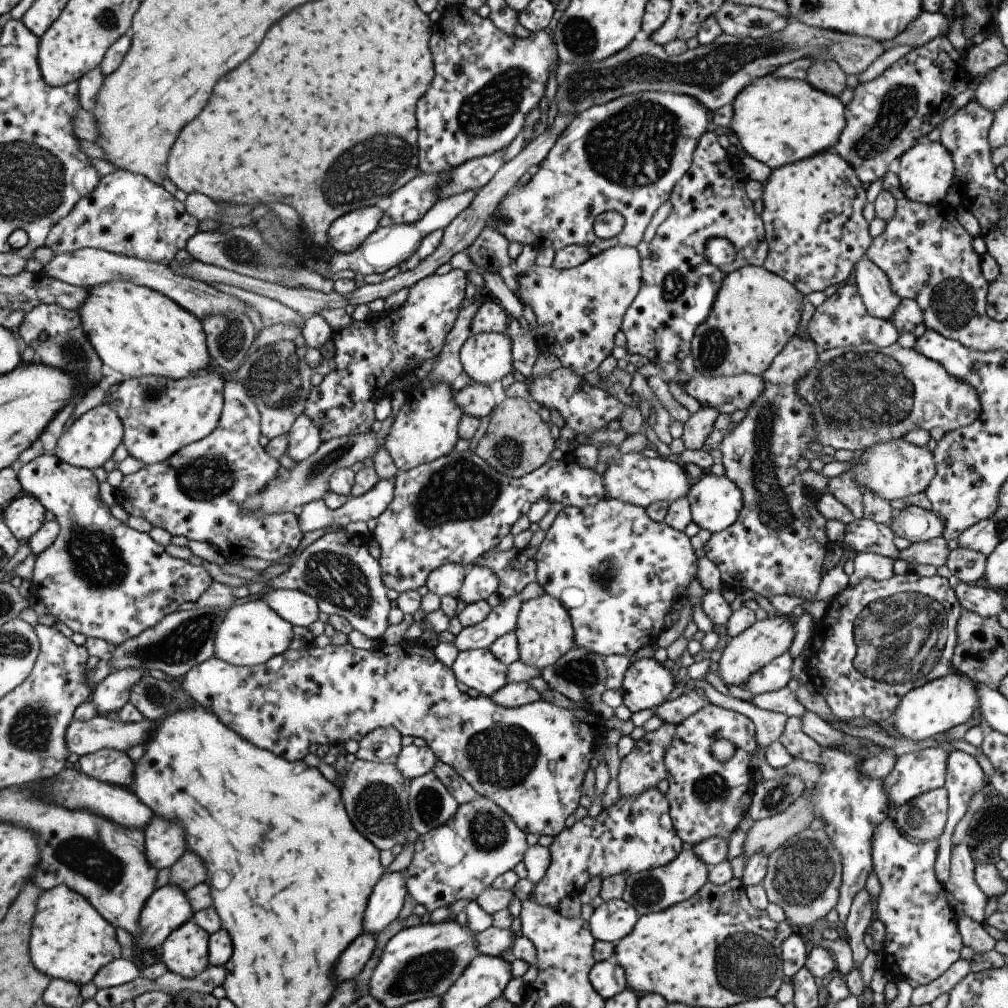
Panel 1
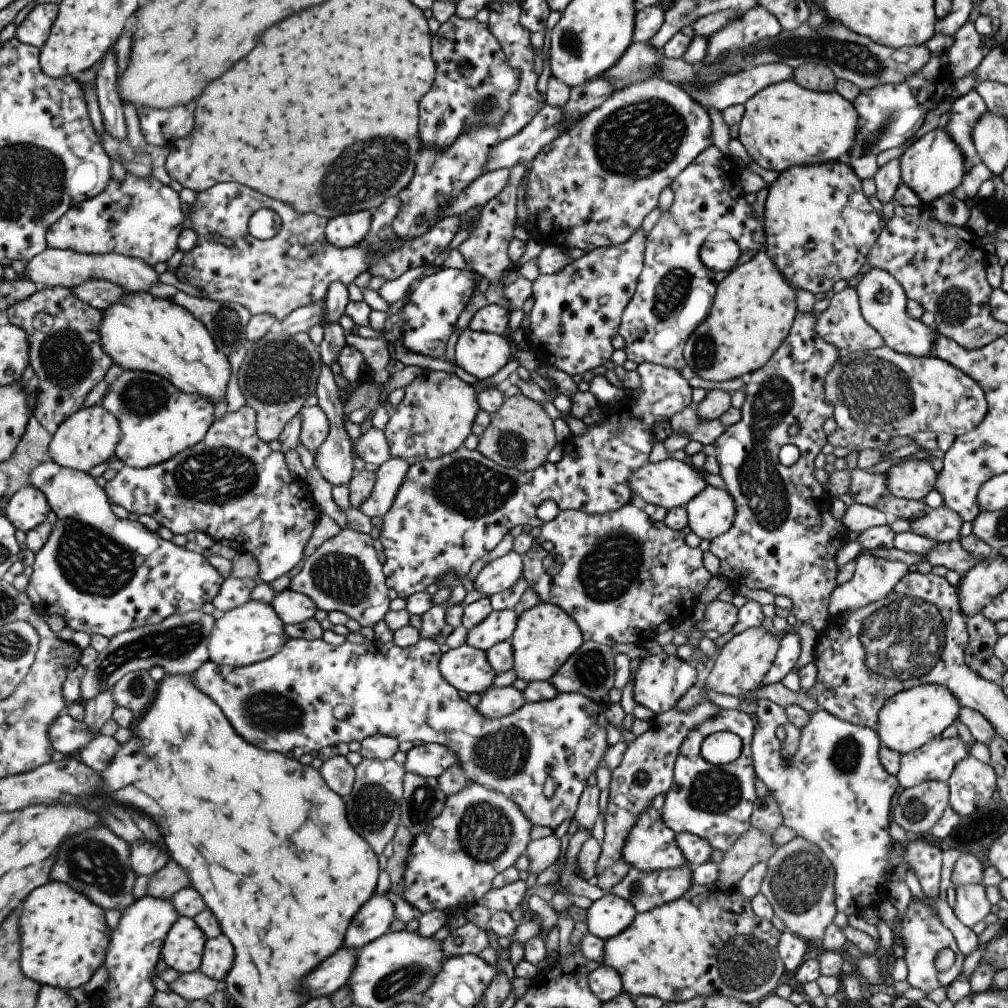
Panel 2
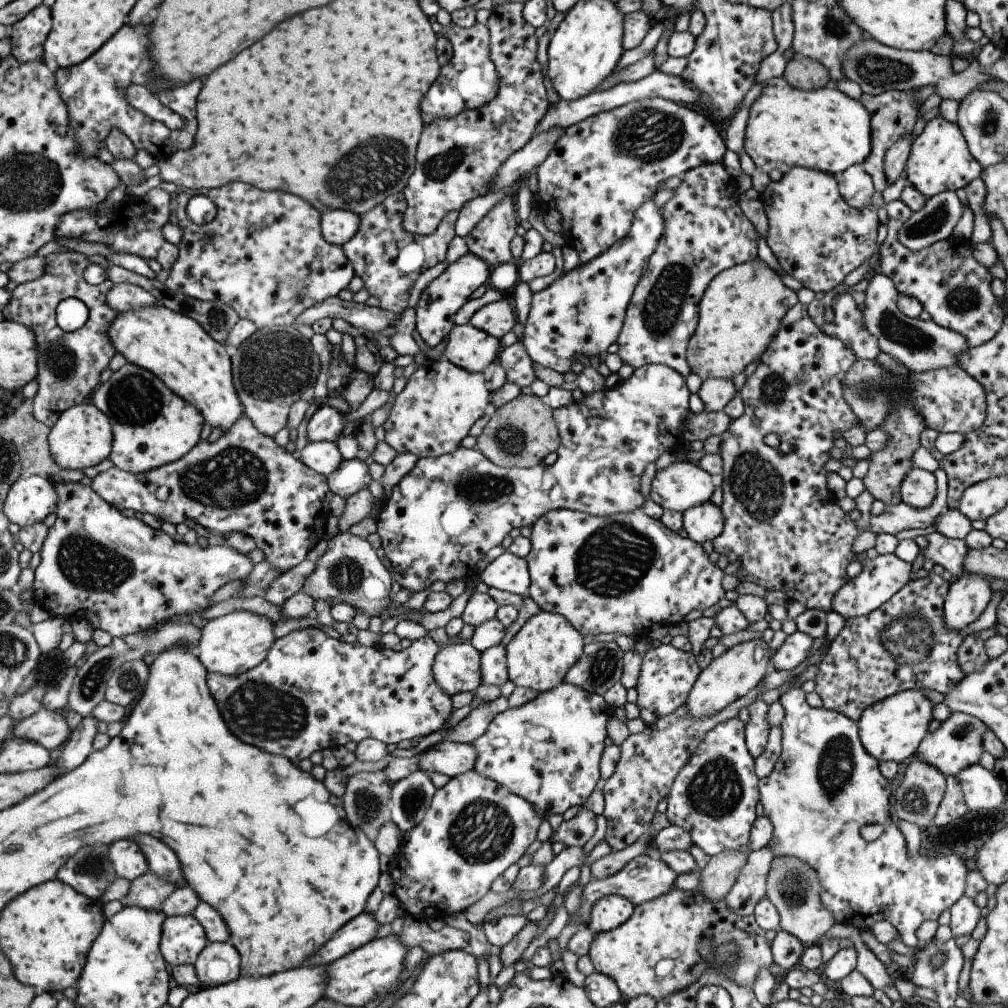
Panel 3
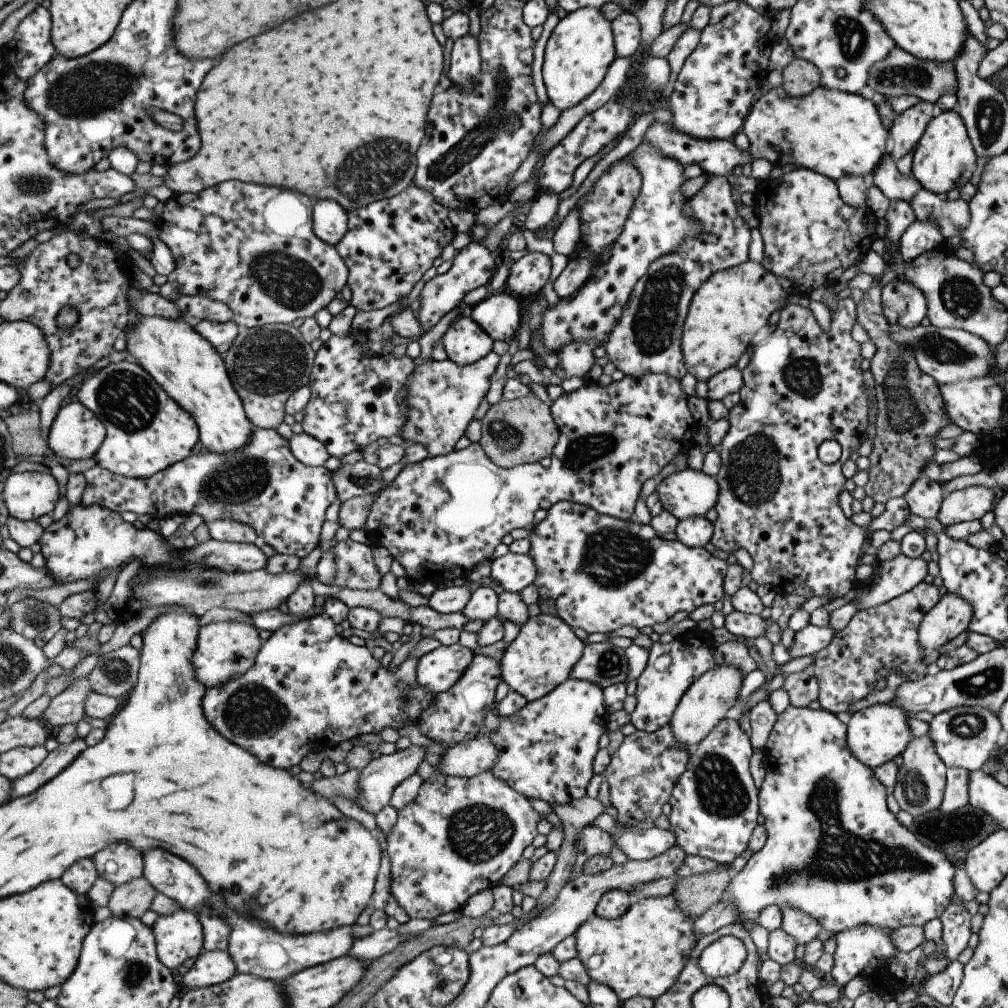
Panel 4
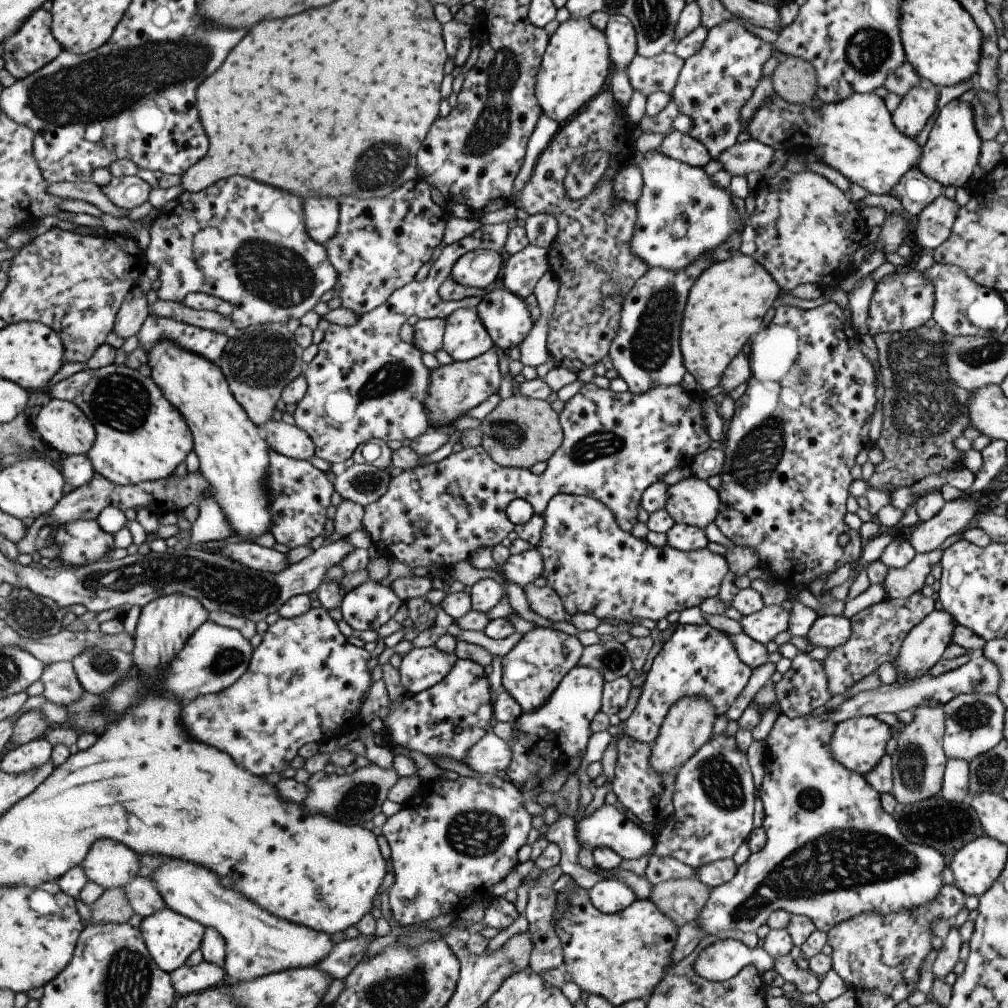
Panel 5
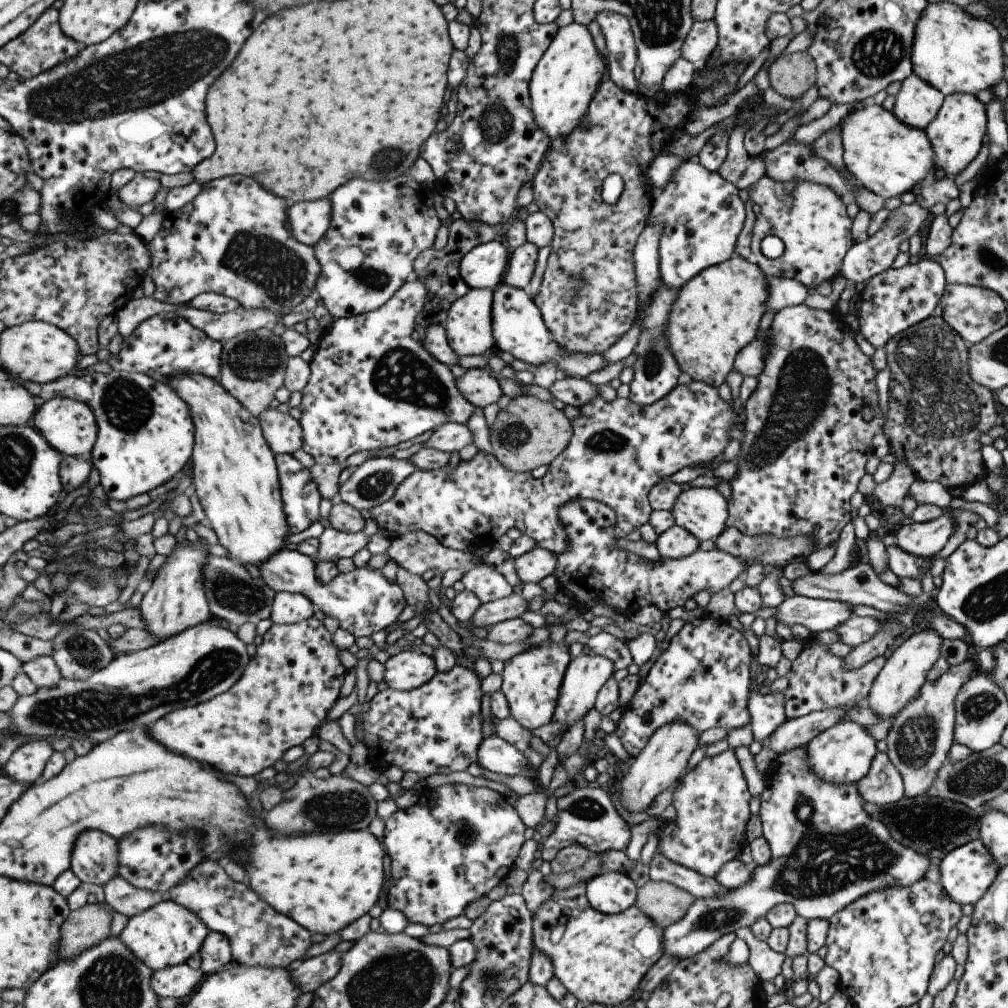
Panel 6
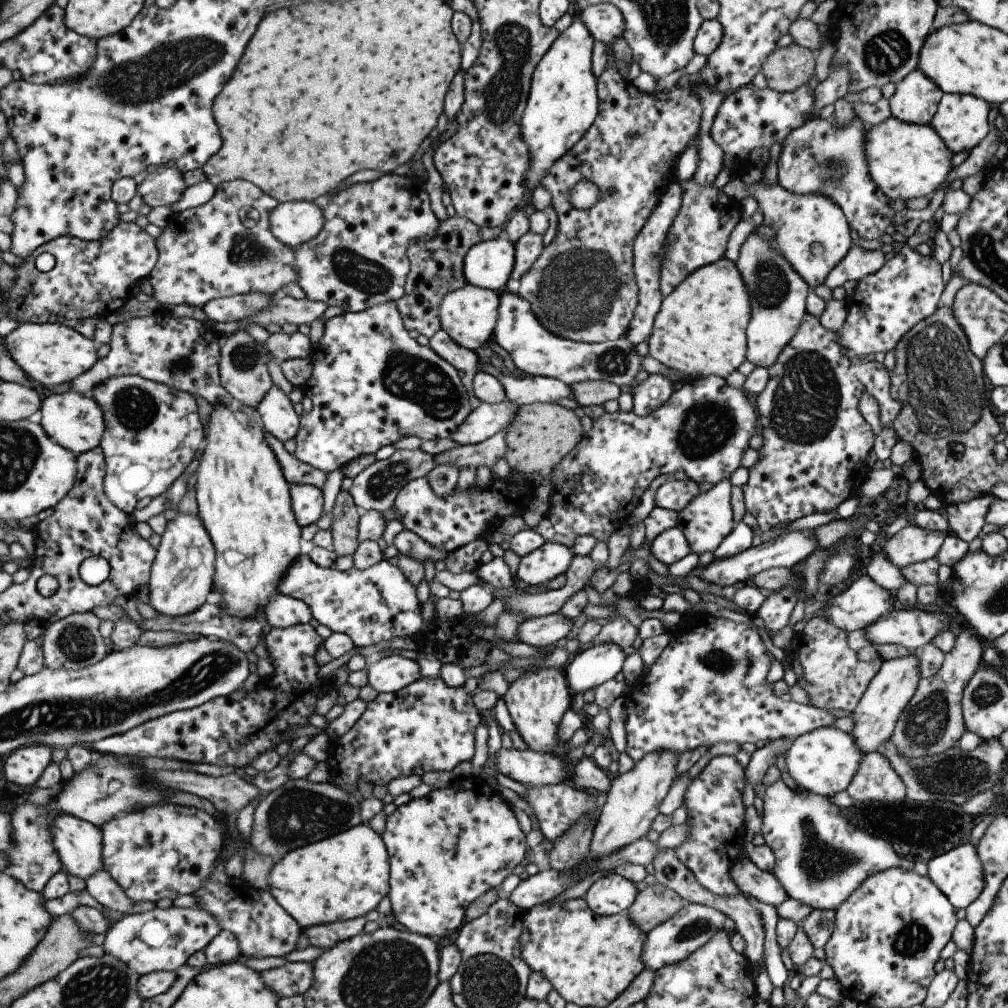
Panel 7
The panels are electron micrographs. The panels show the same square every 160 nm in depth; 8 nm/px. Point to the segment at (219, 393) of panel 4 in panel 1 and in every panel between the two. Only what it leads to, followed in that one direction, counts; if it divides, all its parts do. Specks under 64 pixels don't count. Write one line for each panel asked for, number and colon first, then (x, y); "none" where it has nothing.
1: (138, 332)
2: (143, 333)
3: (175, 348)

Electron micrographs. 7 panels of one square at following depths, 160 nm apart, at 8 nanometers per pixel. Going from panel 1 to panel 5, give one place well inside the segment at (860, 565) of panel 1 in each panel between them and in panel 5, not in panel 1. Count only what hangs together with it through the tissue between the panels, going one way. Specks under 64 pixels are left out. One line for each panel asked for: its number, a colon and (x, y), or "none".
2: (873, 578)
3: (880, 578)
4: (890, 579)
5: (898, 583)

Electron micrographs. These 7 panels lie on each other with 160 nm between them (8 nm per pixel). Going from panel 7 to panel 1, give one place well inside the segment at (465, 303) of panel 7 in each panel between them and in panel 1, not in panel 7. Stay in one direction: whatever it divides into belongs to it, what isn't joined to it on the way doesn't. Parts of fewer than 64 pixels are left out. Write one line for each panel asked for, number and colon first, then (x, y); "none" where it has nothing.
1: (486, 357)
2: (479, 354)
3: (468, 348)
4: (464, 342)
5: (465, 337)
6: (467, 326)

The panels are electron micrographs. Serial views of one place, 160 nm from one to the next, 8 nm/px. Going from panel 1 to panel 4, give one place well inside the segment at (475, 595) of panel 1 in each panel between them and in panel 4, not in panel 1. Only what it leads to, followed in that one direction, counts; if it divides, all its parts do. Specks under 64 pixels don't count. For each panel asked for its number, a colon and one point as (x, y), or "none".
2: (500, 574)
3: (508, 573)
4: (513, 572)

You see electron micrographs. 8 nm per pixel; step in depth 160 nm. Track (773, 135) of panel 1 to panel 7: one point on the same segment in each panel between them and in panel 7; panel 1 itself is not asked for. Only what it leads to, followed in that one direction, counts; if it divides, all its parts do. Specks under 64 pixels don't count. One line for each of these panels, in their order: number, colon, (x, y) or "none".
2: (783, 125)
3: (822, 129)
4: (836, 134)
5: (855, 136)
6: (883, 155)
7: (904, 160)

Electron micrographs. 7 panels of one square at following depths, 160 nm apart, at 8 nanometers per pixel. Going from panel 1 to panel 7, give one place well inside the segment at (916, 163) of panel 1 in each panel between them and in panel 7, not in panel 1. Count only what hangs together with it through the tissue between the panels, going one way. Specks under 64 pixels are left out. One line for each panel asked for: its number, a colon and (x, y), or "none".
2: (933, 165)
3: (938, 160)
4: (943, 159)
5: (952, 148)
6: (954, 133)
7: (960, 120)

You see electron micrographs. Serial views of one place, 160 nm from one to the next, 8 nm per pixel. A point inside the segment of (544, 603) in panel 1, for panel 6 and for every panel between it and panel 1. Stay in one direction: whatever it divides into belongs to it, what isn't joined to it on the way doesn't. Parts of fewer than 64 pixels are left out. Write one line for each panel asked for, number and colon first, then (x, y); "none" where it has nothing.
2: (544, 637)
3: (538, 656)
4: (541, 656)
5: (533, 667)
6: (531, 679)

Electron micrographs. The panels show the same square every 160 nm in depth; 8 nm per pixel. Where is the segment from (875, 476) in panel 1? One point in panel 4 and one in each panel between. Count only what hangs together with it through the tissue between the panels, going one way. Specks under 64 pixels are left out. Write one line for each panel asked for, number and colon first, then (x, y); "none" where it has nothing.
2: (911, 479)
3: (918, 488)
4: (923, 498)

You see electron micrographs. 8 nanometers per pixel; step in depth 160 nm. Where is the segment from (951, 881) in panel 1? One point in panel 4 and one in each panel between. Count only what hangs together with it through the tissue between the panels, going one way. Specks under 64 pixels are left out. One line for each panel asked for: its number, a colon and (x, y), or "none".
2: (971, 906)
3: (964, 914)
4: (955, 921)

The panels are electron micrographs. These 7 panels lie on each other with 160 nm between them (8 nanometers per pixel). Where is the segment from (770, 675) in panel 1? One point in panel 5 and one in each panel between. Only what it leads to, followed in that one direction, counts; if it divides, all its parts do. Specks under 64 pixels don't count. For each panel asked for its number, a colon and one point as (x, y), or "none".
2: (788, 651)
3: (795, 648)
4: (806, 642)
5: (827, 631)

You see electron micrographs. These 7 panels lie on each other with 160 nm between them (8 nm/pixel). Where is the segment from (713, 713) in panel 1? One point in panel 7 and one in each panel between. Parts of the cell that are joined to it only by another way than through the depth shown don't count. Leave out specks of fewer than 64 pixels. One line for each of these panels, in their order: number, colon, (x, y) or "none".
2: (715, 803)
3: (713, 797)
4: (714, 804)
5: (713, 794)
6: (711, 800)
7: (714, 813)

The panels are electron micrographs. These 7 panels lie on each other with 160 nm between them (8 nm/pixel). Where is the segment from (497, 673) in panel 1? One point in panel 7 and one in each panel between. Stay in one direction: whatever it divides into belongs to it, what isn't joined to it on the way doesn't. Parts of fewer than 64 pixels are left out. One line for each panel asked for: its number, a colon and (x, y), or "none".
2: (465, 668)
3: (455, 669)
4: (437, 670)
5: (420, 668)
6: (409, 669)
7: (391, 673)

